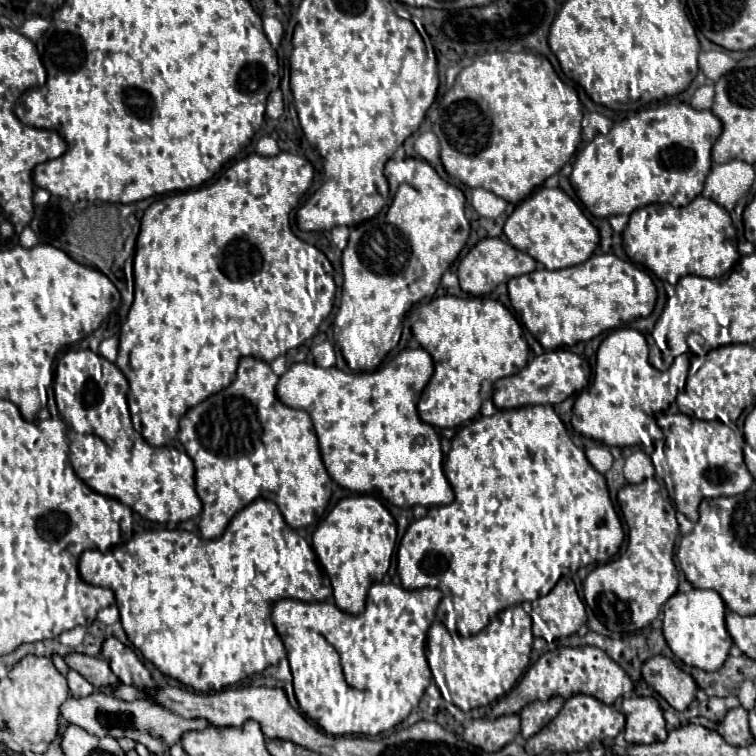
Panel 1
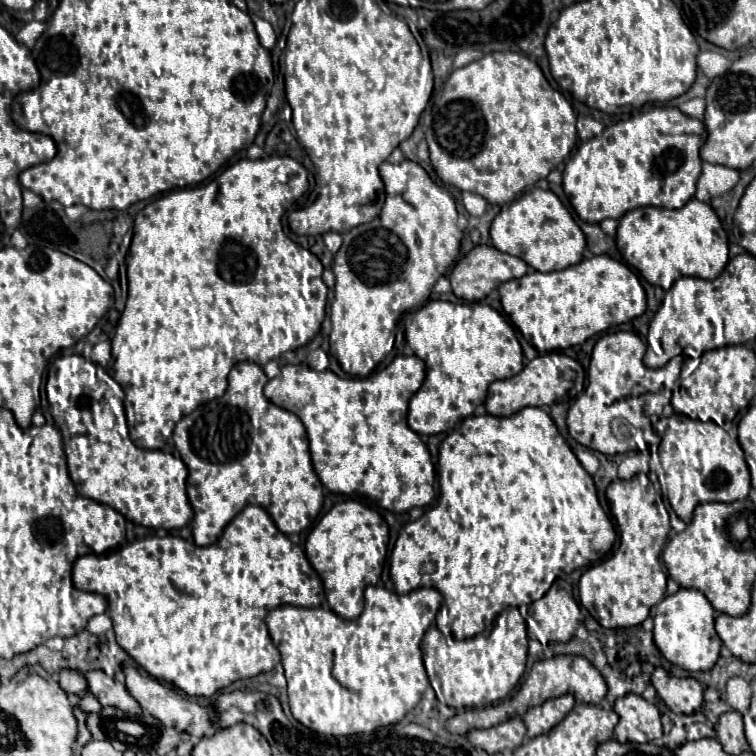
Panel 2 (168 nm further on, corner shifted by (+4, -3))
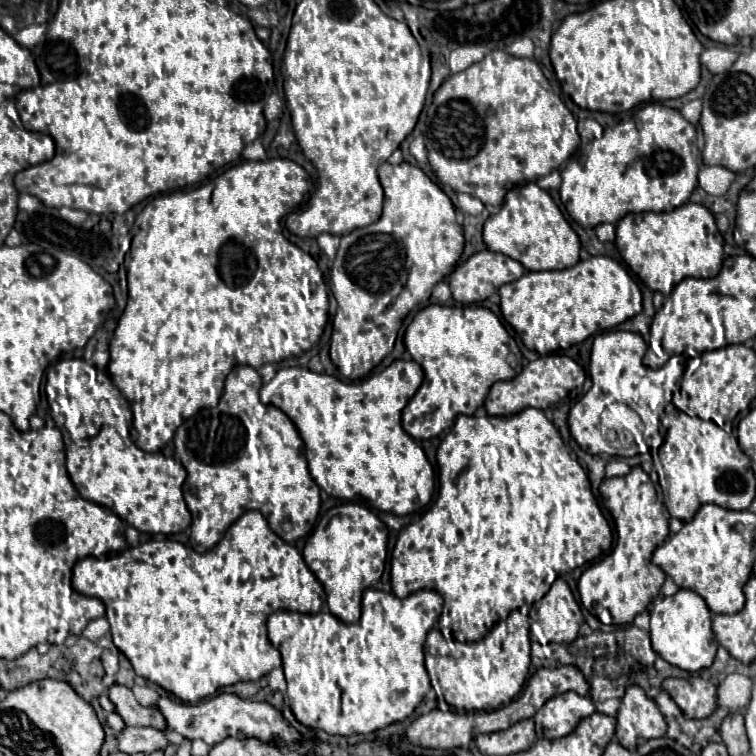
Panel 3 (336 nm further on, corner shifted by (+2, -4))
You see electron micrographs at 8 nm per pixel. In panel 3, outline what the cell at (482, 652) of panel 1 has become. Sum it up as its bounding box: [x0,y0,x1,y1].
[425,610,531,712]

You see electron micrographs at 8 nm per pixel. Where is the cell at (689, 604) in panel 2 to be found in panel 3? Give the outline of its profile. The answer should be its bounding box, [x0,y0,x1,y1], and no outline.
[650,590,718,672]

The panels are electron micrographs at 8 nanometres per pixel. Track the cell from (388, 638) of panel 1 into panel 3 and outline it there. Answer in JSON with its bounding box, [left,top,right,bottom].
[268,588,442,736]

